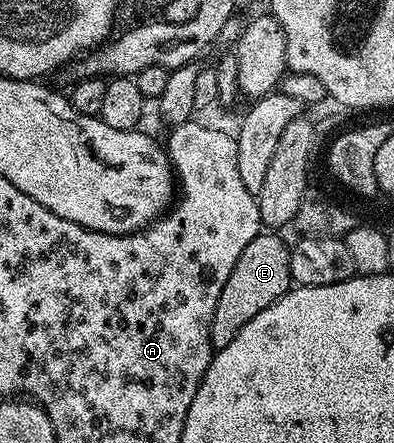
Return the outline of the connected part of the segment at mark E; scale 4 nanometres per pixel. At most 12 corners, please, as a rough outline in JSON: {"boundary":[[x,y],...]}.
{"boundary":[[274,231],[244,247],[216,311],[210,344],[290,292],[290,245]]}

